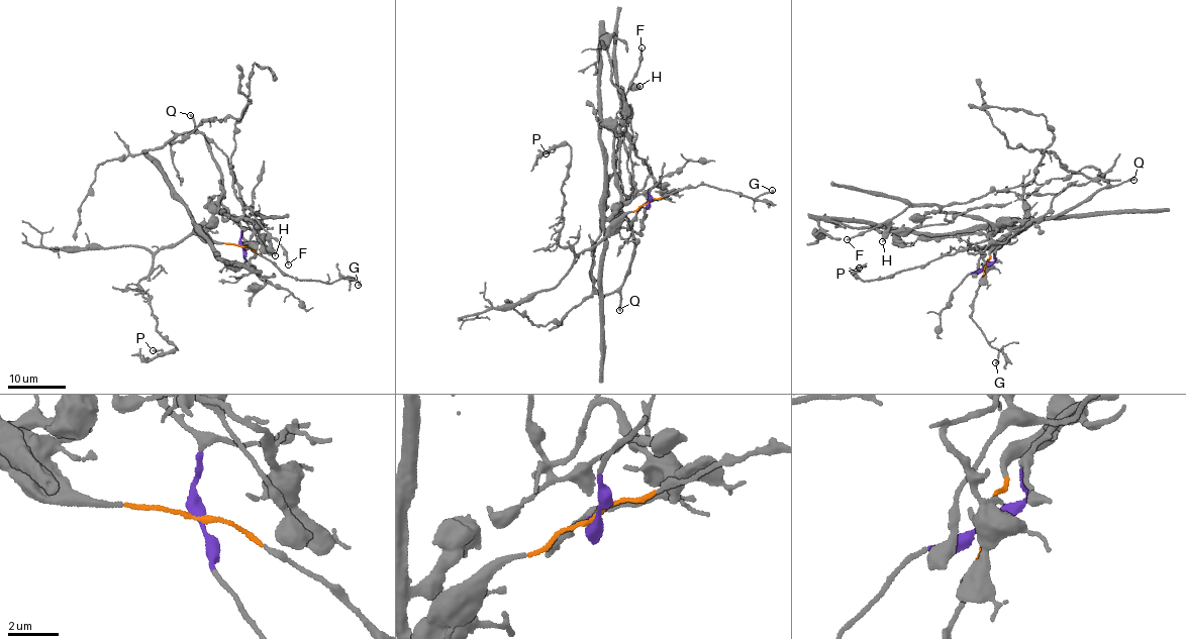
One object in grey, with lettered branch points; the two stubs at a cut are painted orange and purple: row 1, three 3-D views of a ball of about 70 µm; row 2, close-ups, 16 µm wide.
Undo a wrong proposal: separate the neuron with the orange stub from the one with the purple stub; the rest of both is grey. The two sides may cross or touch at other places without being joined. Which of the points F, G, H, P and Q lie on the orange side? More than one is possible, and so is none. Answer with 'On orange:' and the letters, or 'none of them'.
On orange: G, P

